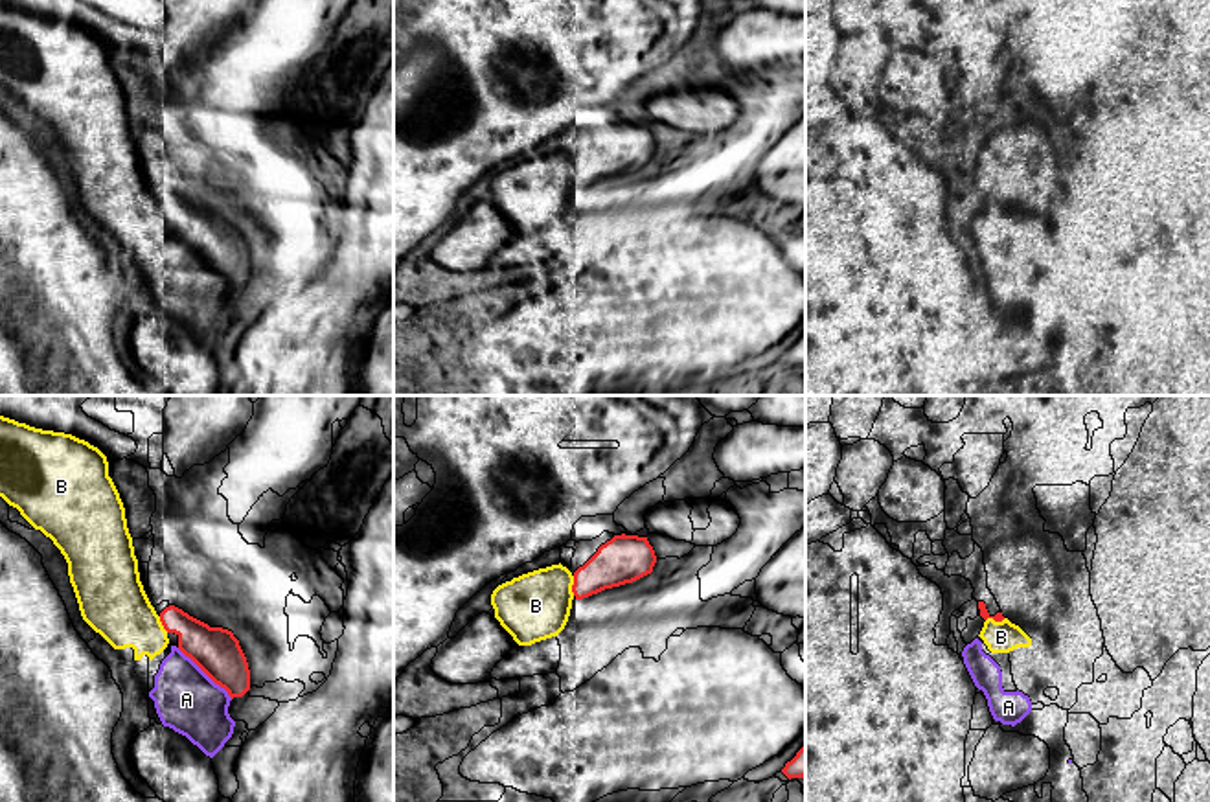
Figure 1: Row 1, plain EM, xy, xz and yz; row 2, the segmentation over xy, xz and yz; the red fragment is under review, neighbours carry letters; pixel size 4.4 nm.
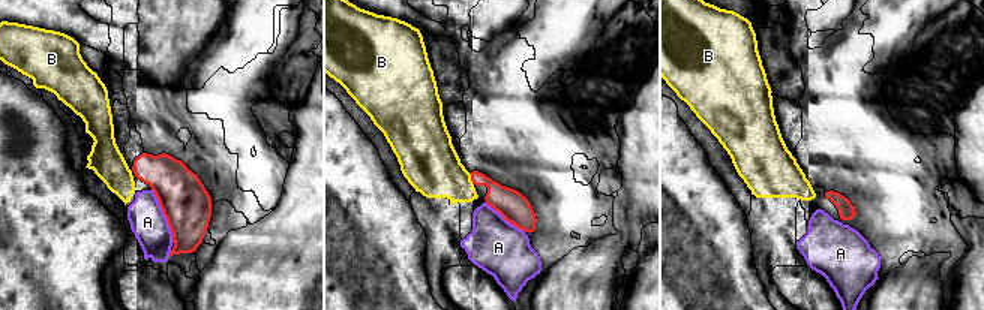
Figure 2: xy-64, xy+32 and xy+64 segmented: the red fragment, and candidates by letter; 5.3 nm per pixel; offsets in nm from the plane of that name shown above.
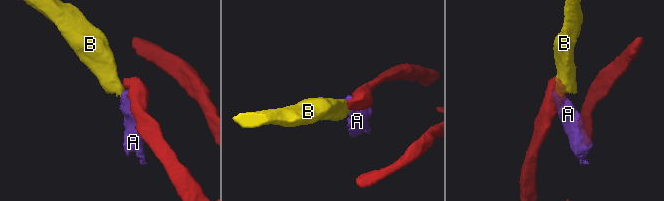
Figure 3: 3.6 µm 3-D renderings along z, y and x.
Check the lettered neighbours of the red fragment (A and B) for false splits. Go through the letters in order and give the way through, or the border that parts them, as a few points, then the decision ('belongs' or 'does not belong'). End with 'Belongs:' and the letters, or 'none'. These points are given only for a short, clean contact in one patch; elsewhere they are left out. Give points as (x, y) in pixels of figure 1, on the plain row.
A: does not belong
B: does not belong
Belongs: none

